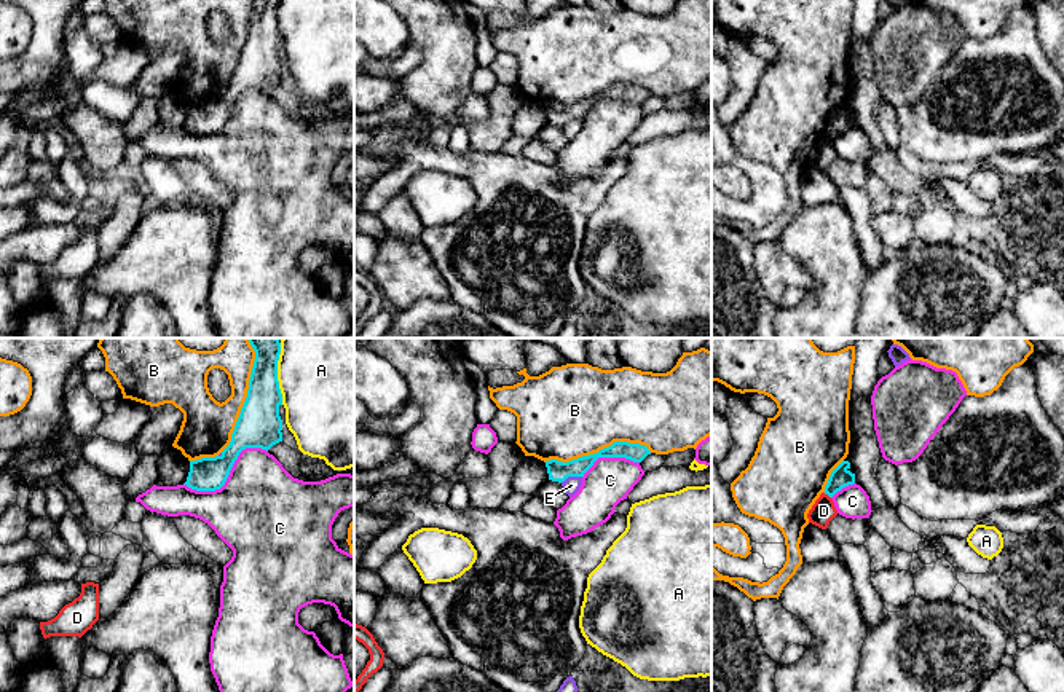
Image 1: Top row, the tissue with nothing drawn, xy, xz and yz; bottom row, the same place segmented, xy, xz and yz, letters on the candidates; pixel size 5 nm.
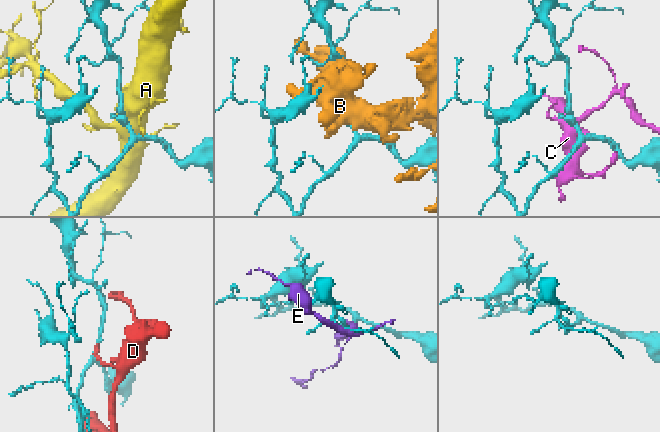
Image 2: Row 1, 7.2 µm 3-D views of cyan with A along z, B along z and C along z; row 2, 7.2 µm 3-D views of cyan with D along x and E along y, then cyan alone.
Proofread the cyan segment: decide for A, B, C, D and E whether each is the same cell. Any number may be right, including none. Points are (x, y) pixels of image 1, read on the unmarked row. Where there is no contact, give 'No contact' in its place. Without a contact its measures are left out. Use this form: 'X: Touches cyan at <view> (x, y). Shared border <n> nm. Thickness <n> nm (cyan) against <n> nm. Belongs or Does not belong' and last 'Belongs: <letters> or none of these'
A: Touches cyan at xy (278, 24). Shared border 240 nm. Thickness 220 nm (cyan) against 420 nm. Does not belong
B: Touches cyan at xz (598, 94). Shared border 550 nm. Thickness 100 nm (cyan) against 480 nm. Does not belong
C: Touches cyan at xy (228, 117). Shared border 460 nm. Thickness 180 nm (cyan) against 460 nm. Does not belong
D: Touches cyan at yz (827, 136). Shared border 50 nm. Thickness 100 nm (cyan) against 120 nm. Does not belong
E: Touches cyan at xz (570, 118). Shared border 120 nm. Thickness 100 nm (cyan) against 90 nm. Does not belong
Belongs: none of these

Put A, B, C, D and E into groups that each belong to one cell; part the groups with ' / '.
A / B / C / D / E

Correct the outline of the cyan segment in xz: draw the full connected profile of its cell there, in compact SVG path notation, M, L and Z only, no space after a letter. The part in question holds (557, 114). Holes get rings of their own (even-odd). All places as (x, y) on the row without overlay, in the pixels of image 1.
M614 85L611 89L600 92L598 96L582 99L568 105L557 102L546 104L549 123L565 124L568 120L584 120L584 116L593 108L598 100L625 100L633 105L641 105L651 94L648 89L629 85Z

